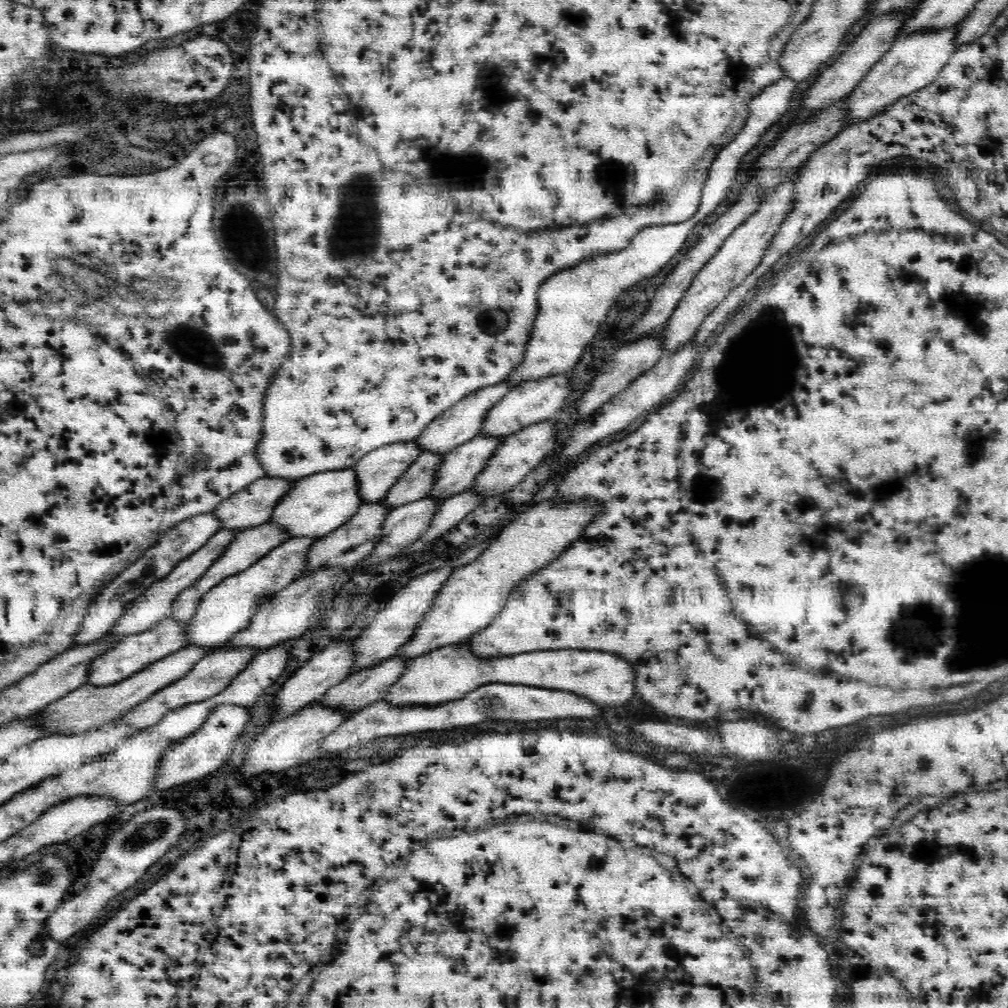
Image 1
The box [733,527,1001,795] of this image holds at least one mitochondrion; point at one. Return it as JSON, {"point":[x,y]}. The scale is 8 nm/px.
{"point":[901,641]}

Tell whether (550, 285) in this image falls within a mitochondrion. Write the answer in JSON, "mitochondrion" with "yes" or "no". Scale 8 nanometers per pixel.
{"mitochondrion":"no"}

